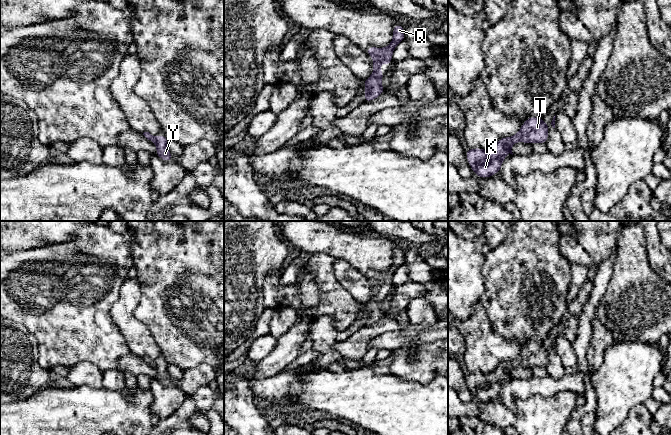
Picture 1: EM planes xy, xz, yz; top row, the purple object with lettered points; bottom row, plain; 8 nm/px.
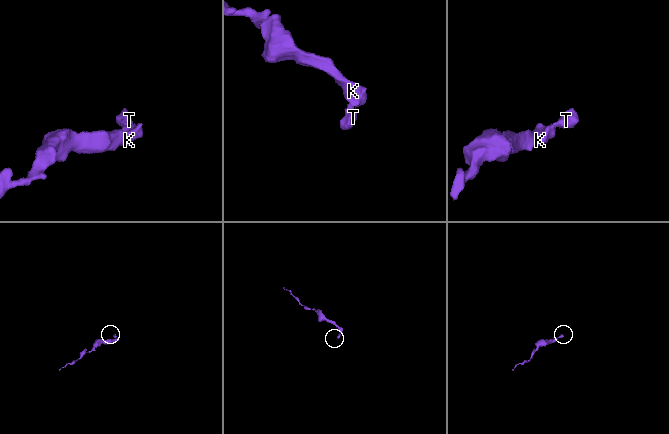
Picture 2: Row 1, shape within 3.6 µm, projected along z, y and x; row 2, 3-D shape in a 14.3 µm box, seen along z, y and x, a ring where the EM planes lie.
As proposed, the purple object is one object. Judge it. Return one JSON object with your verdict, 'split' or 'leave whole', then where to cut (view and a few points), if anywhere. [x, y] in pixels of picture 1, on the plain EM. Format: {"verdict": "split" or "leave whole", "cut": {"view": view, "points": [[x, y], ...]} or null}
{"verdict": "leave whole", "cut": null}

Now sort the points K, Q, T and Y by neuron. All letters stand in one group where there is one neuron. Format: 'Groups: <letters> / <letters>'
Groups: K Q T Y

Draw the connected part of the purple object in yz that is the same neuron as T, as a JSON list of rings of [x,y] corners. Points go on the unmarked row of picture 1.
[[[529,341],[514,360],[500,362],[494,371],[486,375],[481,372],[470,372],[466,375],[466,382],[473,397],[480,402],[488,402],[500,395],[507,378],[513,379],[511,372],[514,367],[545,368],[547,364],[548,350],[544,343]]]

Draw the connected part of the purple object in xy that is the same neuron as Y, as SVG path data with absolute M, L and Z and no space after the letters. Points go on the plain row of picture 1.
M144 356L143 359L150 365L154 366L157 372L156 379L163 383L164 385L171 386L171 376L167 372L168 363L163 359L158 359L157 361L151 359L149 356Z

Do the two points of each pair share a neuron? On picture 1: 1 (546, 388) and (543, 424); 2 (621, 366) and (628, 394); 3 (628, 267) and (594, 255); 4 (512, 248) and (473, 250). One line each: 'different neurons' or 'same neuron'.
1: different neurons
2: same neuron
3: different neurons
4: different neurons

